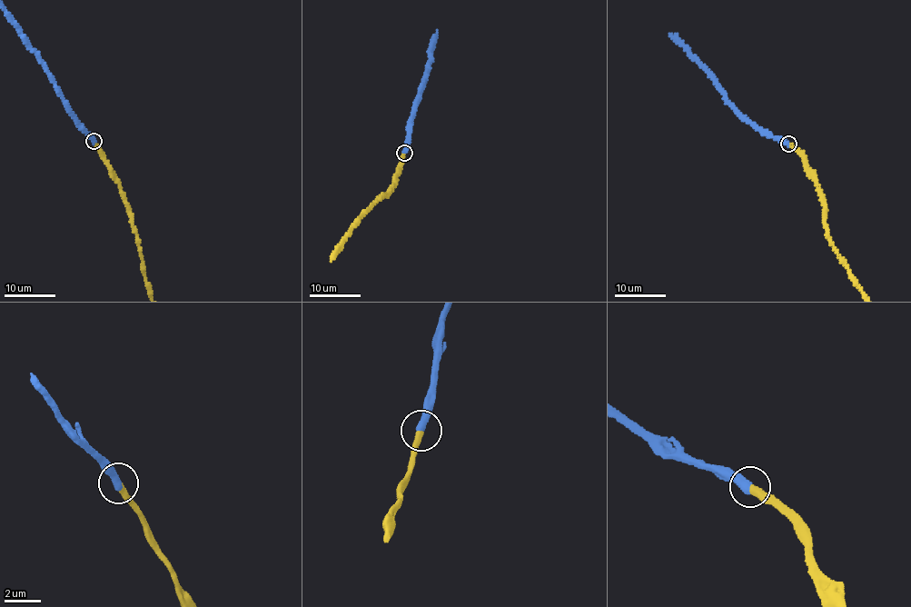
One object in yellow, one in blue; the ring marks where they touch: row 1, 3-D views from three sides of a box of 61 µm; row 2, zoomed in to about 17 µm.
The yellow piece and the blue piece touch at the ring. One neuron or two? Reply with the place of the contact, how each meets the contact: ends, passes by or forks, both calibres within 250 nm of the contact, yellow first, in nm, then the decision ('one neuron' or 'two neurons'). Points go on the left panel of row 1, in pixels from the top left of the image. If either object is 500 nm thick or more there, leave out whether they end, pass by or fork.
place (94, 141); yellow ends; blue ends; calibres 400 and 480 nm; one neuron

